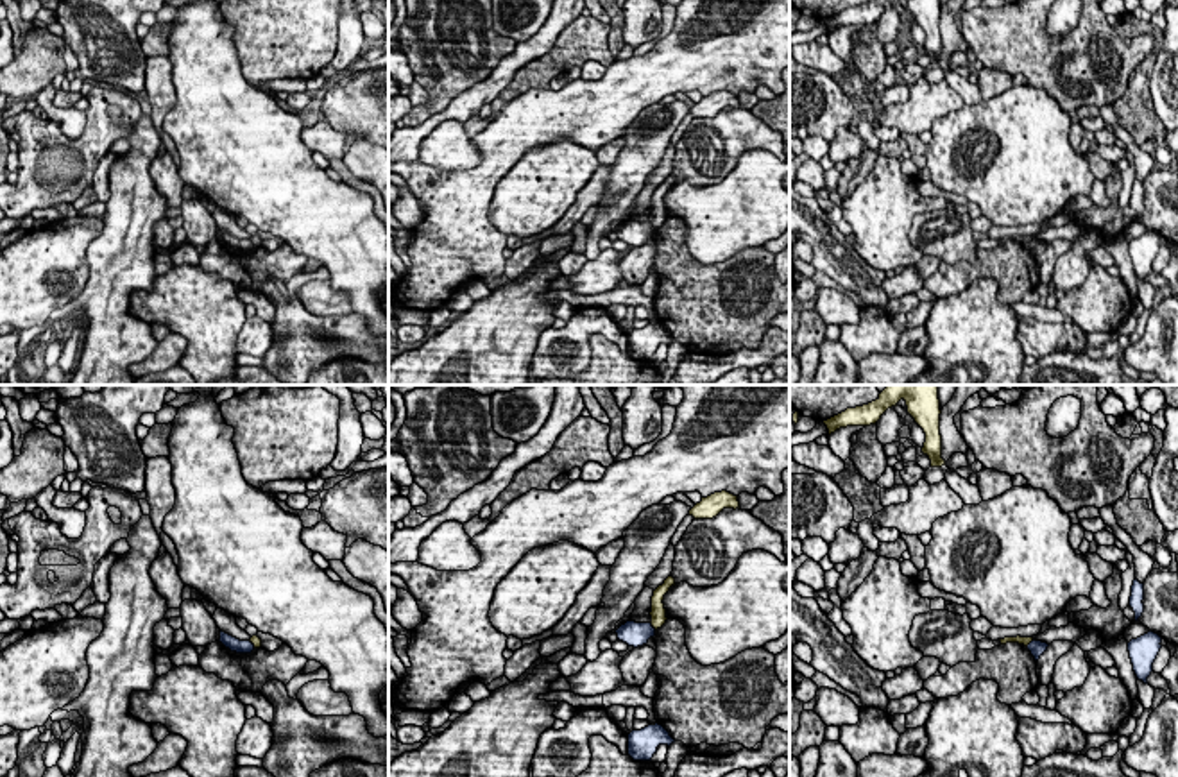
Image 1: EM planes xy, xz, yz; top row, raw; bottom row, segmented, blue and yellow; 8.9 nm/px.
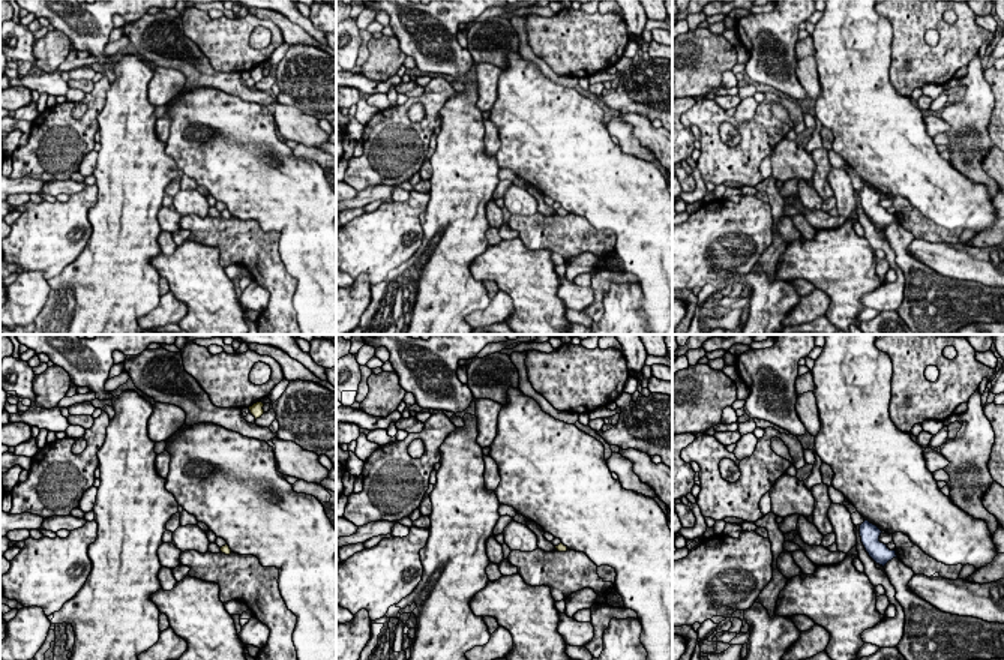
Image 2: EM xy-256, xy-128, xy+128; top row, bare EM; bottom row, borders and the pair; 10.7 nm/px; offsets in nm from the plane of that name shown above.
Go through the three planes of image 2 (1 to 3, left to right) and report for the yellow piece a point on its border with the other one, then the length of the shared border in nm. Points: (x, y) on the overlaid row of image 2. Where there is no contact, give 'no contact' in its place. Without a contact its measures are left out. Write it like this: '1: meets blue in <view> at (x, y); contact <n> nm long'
1: no contact
2: no contact
3: no contact

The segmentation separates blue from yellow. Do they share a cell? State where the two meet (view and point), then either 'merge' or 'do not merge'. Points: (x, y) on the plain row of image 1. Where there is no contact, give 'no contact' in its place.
xz (650, 224) | do not merge

